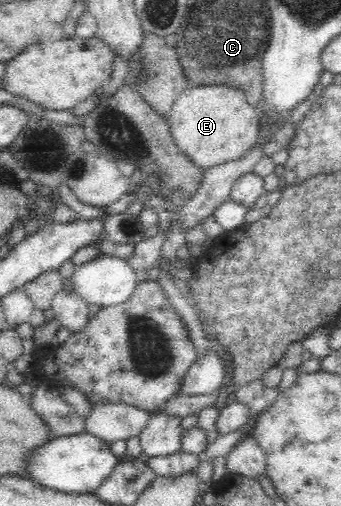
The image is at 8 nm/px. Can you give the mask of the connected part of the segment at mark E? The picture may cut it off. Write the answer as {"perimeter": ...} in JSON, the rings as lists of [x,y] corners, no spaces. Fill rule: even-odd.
{"perimeter":[[[224,84],[186,88],[174,100],[169,117],[175,145],[203,171],[242,158],[257,143],[261,125],[245,91]]]}

